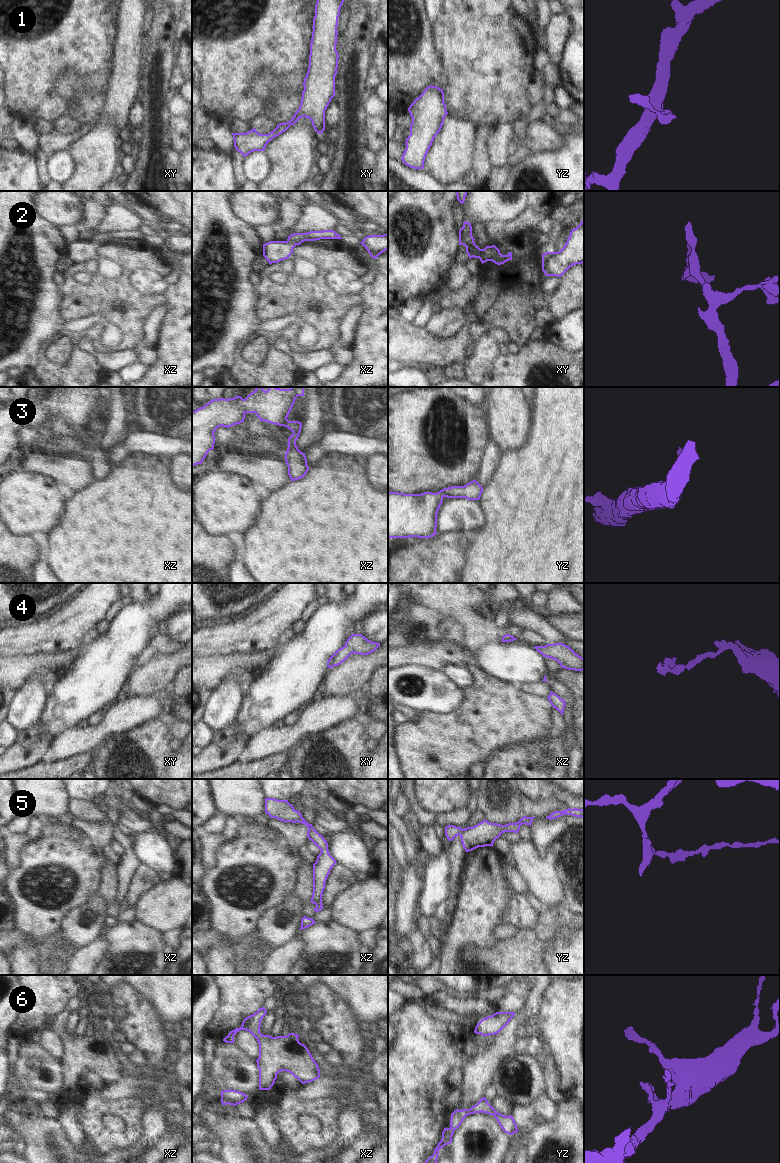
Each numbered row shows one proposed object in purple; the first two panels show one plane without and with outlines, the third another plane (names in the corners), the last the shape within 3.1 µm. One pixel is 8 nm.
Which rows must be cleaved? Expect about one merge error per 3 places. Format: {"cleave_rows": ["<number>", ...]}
{"cleave_rows": []}

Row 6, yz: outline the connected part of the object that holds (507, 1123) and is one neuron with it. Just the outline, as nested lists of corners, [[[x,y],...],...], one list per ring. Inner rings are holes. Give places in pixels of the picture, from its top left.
[[[485,1097],[481,1098],[479,1102],[472,1106],[470,1109],[456,1109],[453,1113],[451,1113],[450,1119],[450,1128],[444,1128],[442,1132],[441,1141],[438,1143],[436,1148],[434,1149],[434,1153],[430,1156],[424,1163],[437,1163],[437,1159],[439,1156],[439,1150],[443,1148],[445,1145],[451,1144],[452,1136],[454,1131],[461,1125],[463,1120],[467,1115],[474,1113],[487,1113],[489,1115],[493,1115],[503,1131],[509,1135],[513,1135],[518,1132],[517,1125],[512,1115],[506,1116],[498,1113],[493,1106],[491,1106]]]

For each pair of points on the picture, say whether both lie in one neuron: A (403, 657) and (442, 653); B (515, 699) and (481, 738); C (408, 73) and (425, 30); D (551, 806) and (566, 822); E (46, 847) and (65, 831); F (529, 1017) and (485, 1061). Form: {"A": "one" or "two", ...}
{"A": "one", "B": "one", "C": "one", "D": "two", "E": "two", "F": "one"}

